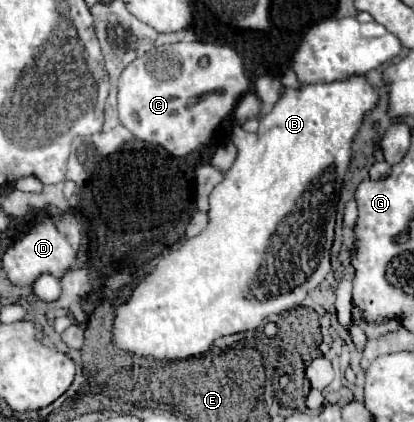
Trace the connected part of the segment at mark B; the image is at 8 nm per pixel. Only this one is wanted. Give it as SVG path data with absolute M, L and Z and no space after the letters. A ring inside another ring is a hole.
M353 75L335 83L315 83L315 85L301 85L297 89L291 87L283 87L281 91L281 99L271 107L271 111L261 117L259 121L259 129L255 133L247 133L241 127L233 129L233 143L239 149L239 155L233 163L233 167L225 173L225 179L213 189L211 197L209 197L209 225L205 231L201 231L197 237L185 239L177 249L169 251L159 265L155 267L153 273L149 273L135 289L131 299L121 305L117 309L117 317L115 317L115 325L113 325L113 335L115 335L115 345L123 351L135 353L135 355L151 355L157 359L187 359L193 355L201 355L203 351L207 351L213 341L217 337L223 335L233 335L239 331L249 331L249 329L257 329L261 325L261 321L269 315L279 315L283 311L289 311L297 305L303 303L303 299L307 297L307 293L317 287L327 273L331 271L331 261L329 261L329 251L333 245L333 227L335 227L335 209L337 209L337 201L339 201L339 191L341 191L341 181L347 173L347 167L351 163L351 145L355 135L359 133L363 119L367 113L371 113L379 103L379 91L377 87L365 77L365 75ZM263 261L271 261L271 269L267 269L263 265Z

